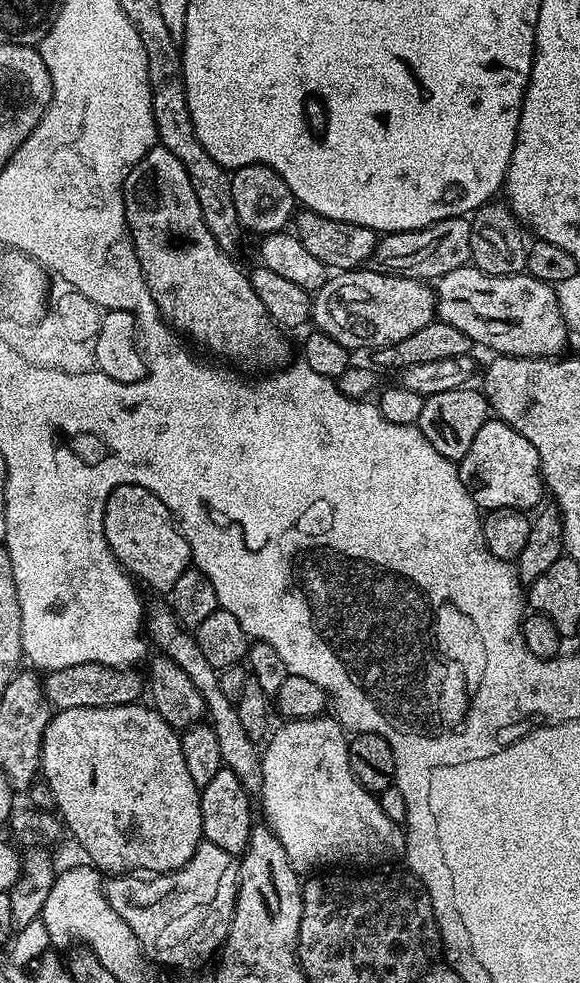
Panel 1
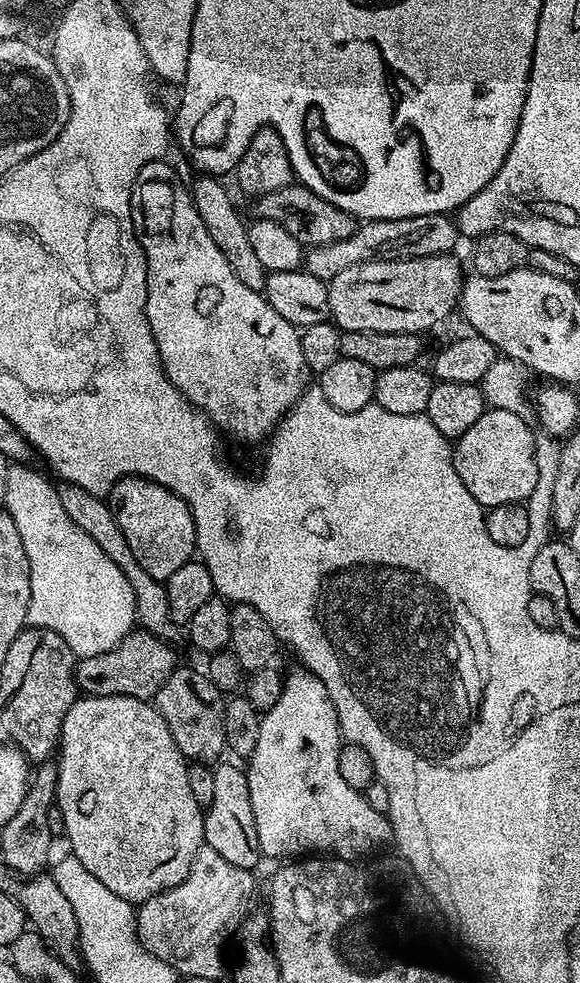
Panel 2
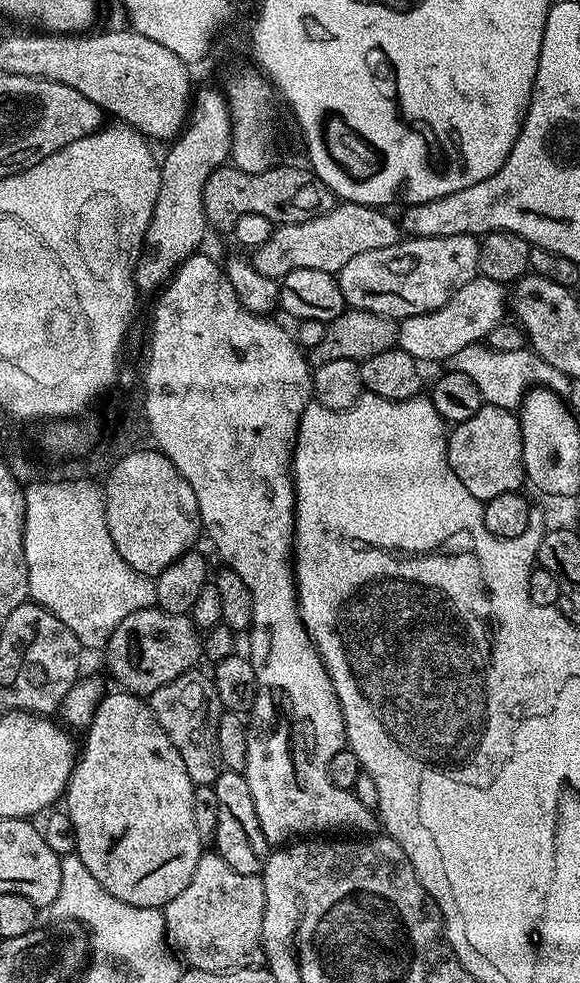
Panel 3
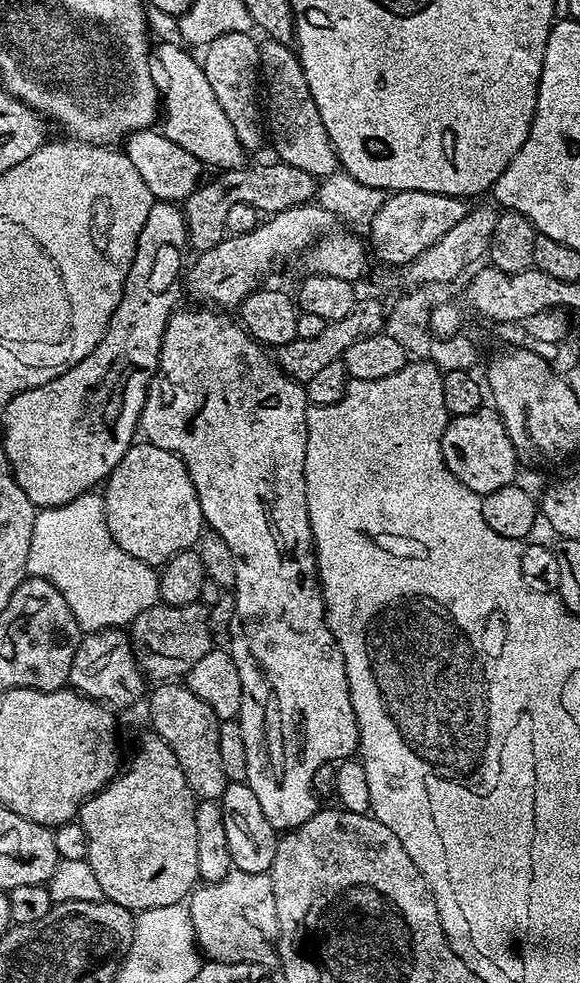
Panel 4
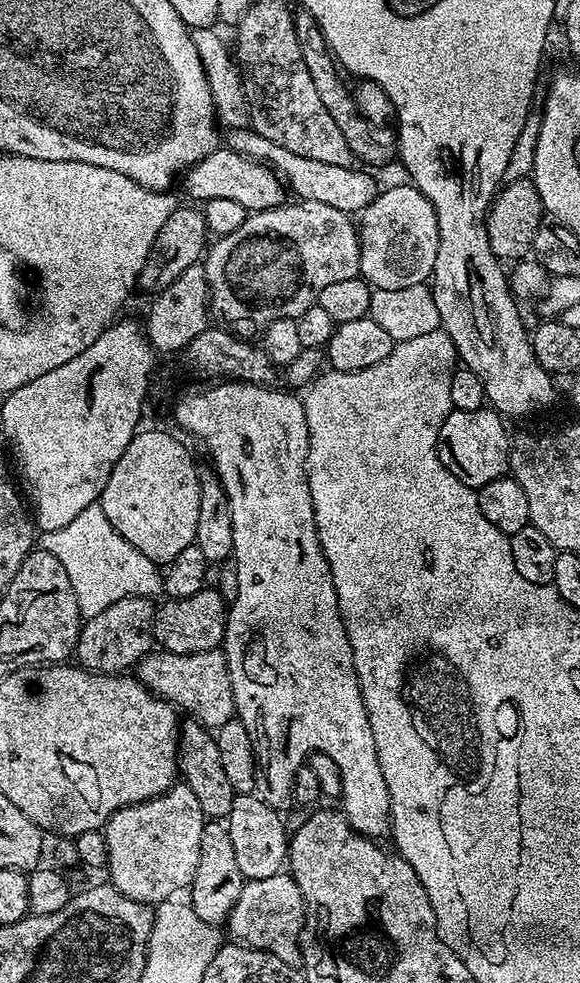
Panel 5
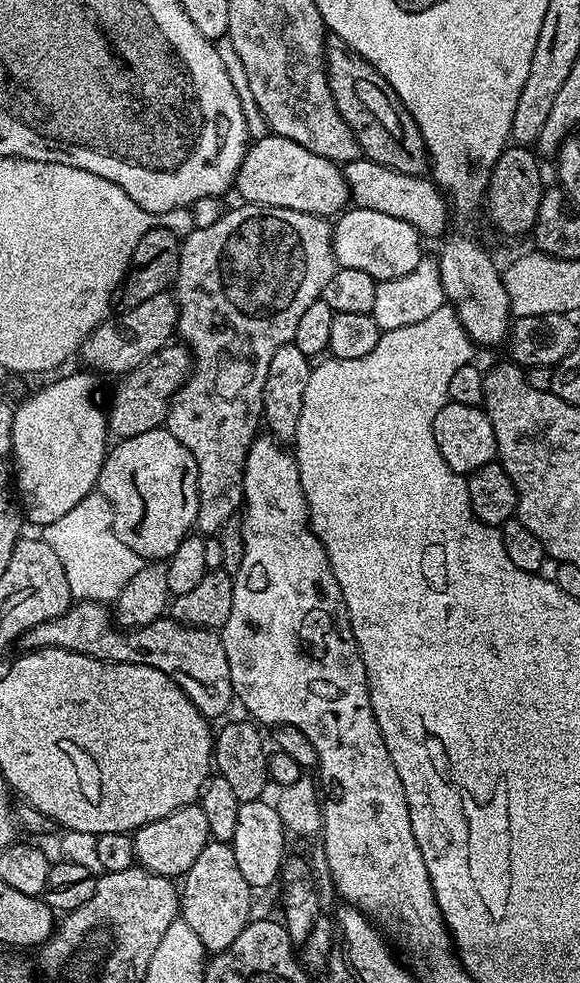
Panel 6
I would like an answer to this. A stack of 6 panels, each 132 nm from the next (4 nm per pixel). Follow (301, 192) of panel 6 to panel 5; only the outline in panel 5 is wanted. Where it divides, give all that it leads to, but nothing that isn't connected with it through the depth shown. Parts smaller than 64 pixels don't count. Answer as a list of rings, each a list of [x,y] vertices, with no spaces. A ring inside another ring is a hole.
[[[227,146],[217,147],[205,160],[189,168],[183,180],[184,188],[192,199],[189,201],[192,202],[203,202],[210,198],[230,198],[233,202],[246,206],[249,213],[253,213],[267,208],[279,208],[286,200],[285,185],[272,168],[258,160],[250,159],[249,156],[238,154]]]

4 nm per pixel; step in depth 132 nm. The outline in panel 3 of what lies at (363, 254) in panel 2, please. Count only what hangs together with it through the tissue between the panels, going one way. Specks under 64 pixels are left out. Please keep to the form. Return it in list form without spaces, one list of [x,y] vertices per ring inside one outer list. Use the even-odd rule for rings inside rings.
[[[347,202],[337,203],[326,214],[322,214],[313,220],[298,222],[297,224],[282,224],[273,231],[271,238],[261,246],[255,249],[251,257],[252,265],[262,274],[279,281],[290,270],[326,270],[327,272],[338,274],[350,258],[357,254],[366,254],[366,250],[378,250],[382,246],[394,246],[400,243],[402,239],[402,228],[392,216],[387,216],[387,211],[371,204],[350,204]]]

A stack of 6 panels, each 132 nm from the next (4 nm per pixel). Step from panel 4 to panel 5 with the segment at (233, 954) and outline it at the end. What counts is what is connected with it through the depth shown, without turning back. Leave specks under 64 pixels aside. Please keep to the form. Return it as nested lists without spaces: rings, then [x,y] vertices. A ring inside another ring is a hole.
[[[283,871],[270,878],[247,881],[234,910],[228,915],[226,924],[227,927],[240,928],[241,934],[244,935],[241,936],[243,943],[273,952],[287,964],[299,965],[300,930],[304,926],[305,911],[304,899],[296,880],[287,871]]]

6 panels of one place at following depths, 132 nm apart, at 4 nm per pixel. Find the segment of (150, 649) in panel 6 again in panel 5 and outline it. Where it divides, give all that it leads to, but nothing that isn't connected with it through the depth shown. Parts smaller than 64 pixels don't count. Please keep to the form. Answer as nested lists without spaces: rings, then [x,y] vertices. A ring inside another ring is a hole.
[[[220,648],[185,656],[153,650],[140,659],[138,679],[147,686],[149,692],[155,692],[160,699],[167,700],[177,709],[185,708],[189,717],[199,720],[209,730],[221,728],[236,716],[228,658]]]

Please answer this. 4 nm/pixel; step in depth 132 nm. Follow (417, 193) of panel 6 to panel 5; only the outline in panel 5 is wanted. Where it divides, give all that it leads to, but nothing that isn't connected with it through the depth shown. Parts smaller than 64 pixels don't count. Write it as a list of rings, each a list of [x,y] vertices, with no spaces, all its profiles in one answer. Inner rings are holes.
[[[251,127],[233,128],[227,134],[227,147],[252,160],[258,160],[261,164],[267,164],[287,185],[291,195],[293,192],[293,197],[322,202],[326,206],[334,206],[334,210],[349,214],[359,214],[366,206],[370,206],[370,202],[374,202],[378,194],[375,178],[370,173],[363,172],[368,171],[363,167],[333,166],[331,162],[314,162],[314,158],[302,158],[302,154],[294,154],[291,150],[286,150],[286,146],[278,146],[278,142],[270,138],[262,138],[262,134],[253,132]]]

